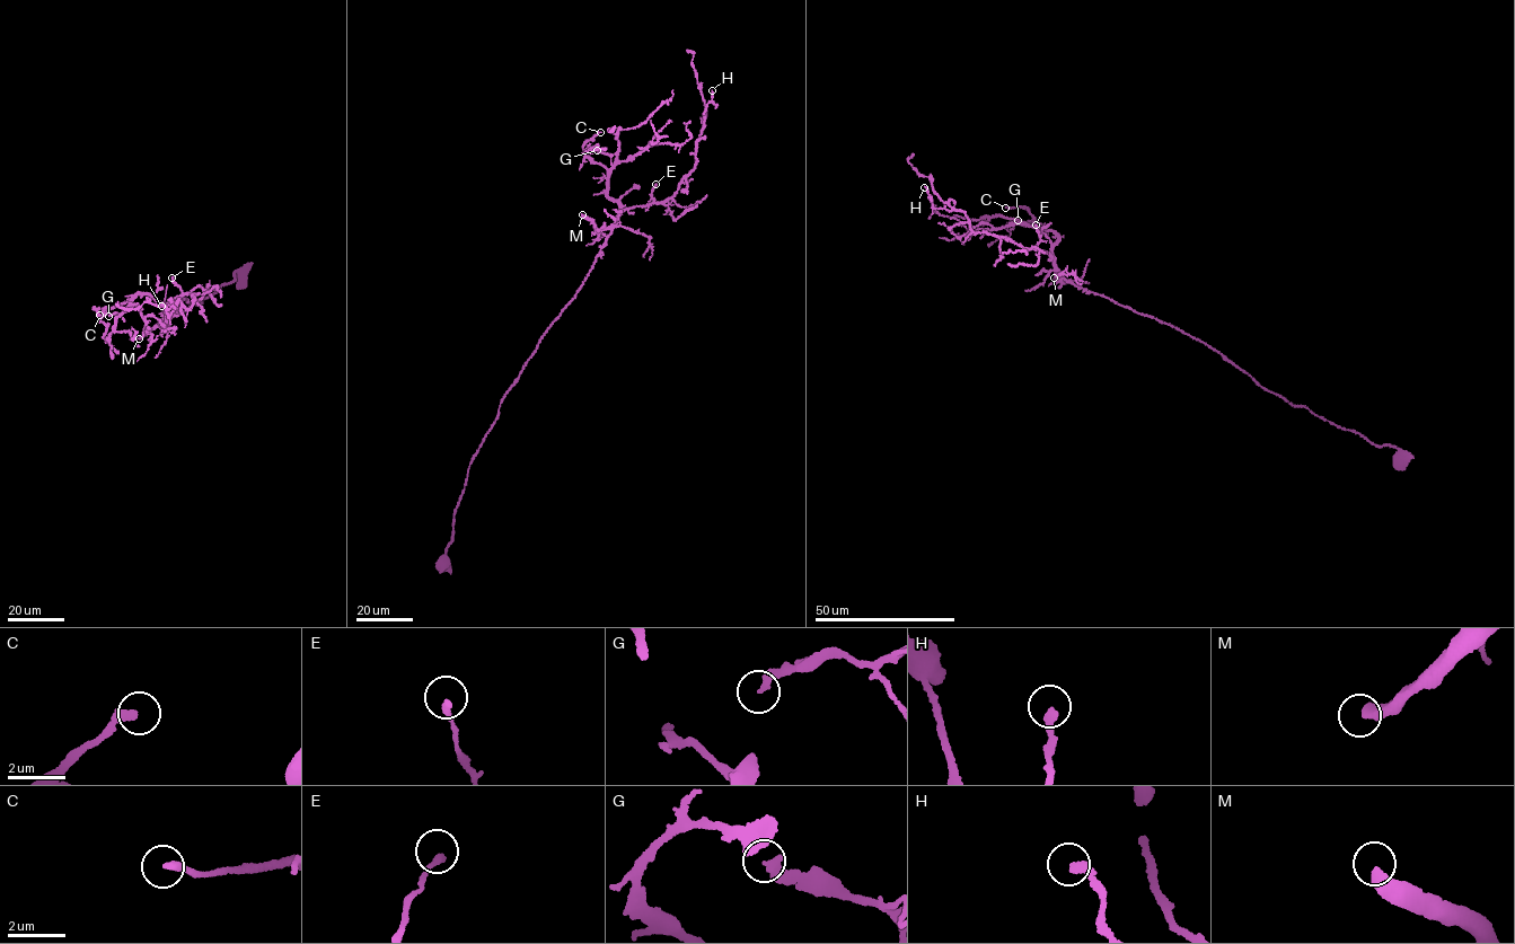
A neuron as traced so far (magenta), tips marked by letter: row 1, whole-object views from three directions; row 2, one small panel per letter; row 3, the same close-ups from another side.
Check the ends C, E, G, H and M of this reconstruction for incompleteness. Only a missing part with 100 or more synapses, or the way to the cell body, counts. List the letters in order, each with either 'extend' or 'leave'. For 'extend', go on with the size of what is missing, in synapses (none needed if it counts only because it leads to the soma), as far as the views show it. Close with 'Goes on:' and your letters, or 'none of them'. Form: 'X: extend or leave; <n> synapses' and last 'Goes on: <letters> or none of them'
C: leave
E: leave
G: leave
H: leave
M: extend; 300 synapses
Goes on: M

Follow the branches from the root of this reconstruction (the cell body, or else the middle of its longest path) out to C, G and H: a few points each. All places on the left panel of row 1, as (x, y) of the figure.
C: (241, 278), (237, 271), (197, 305), (183, 299), (170, 317), (140, 292), (94, 309), (99, 315)
G: (241, 278), (237, 271), (197, 305), (183, 299), (170, 317), (140, 292), (108, 316)
H: (241, 278), (237, 271), (197, 305), (183, 299), (170, 317), (167, 303), (195, 293), (169, 317), (161, 306)

